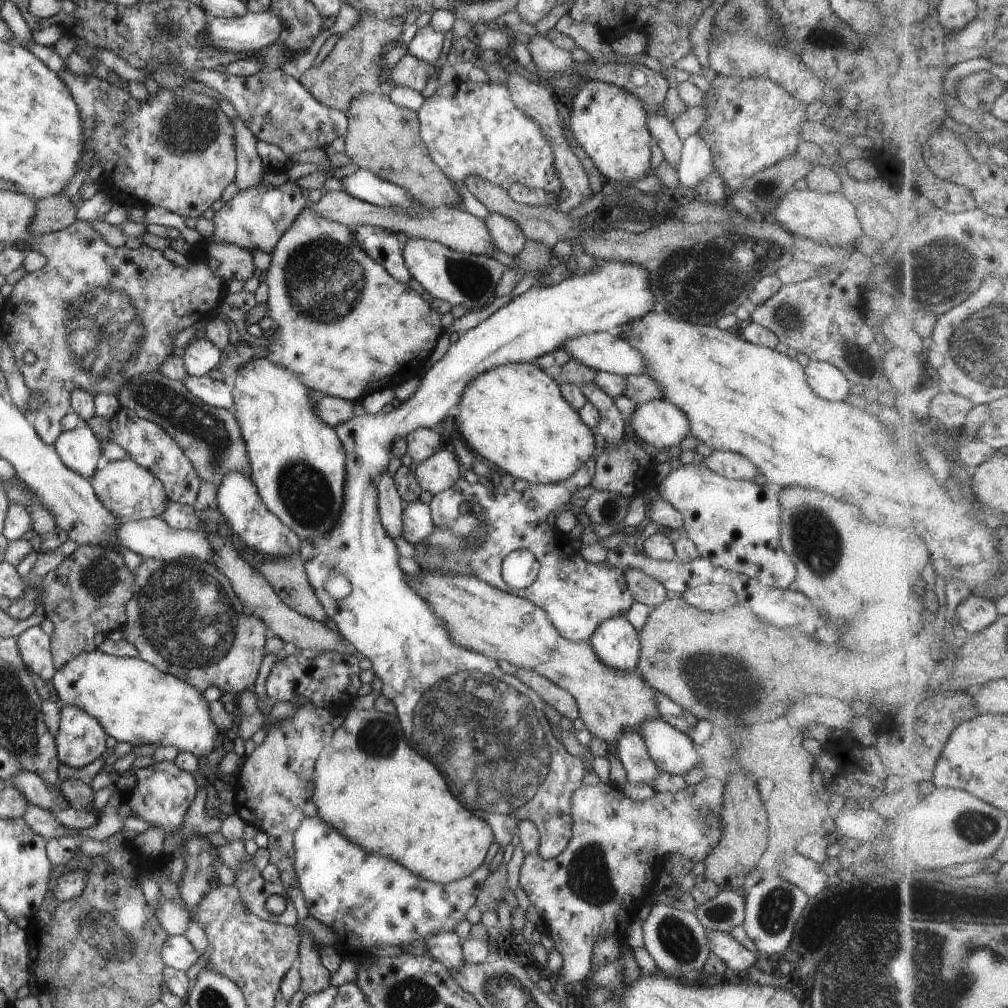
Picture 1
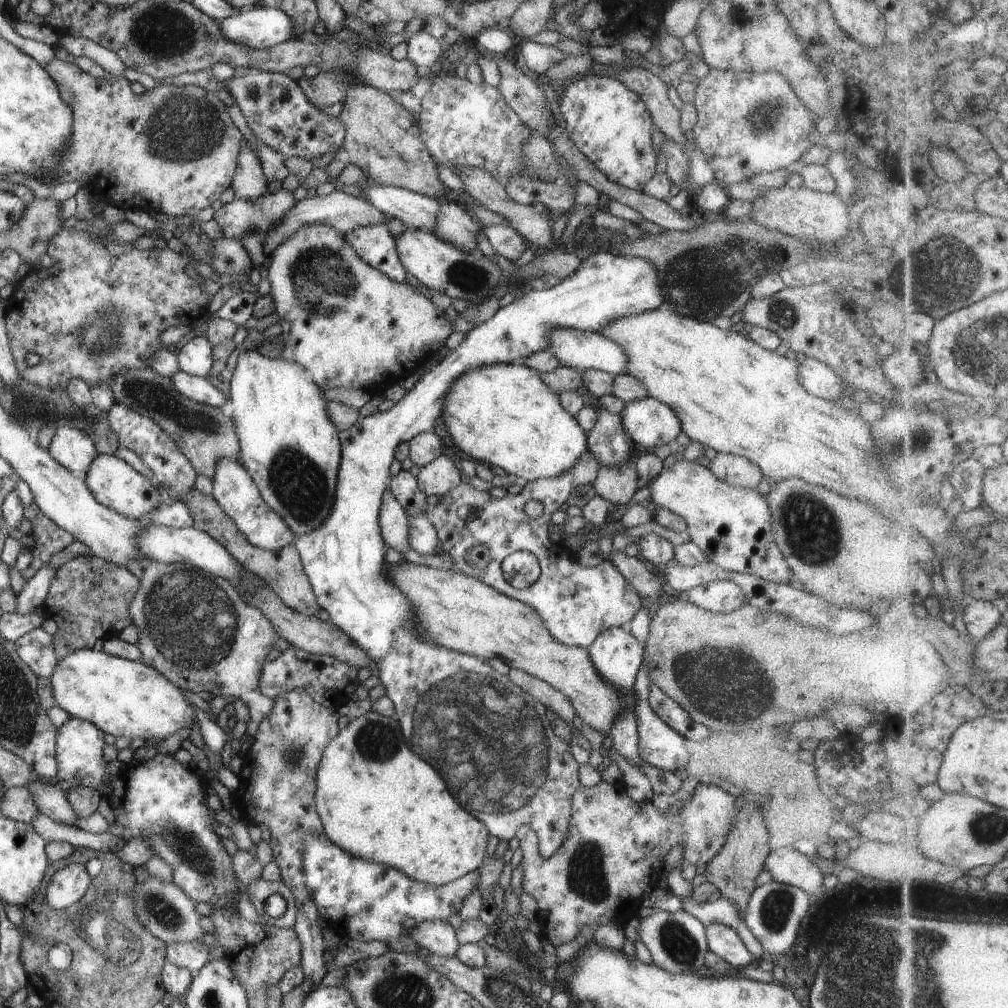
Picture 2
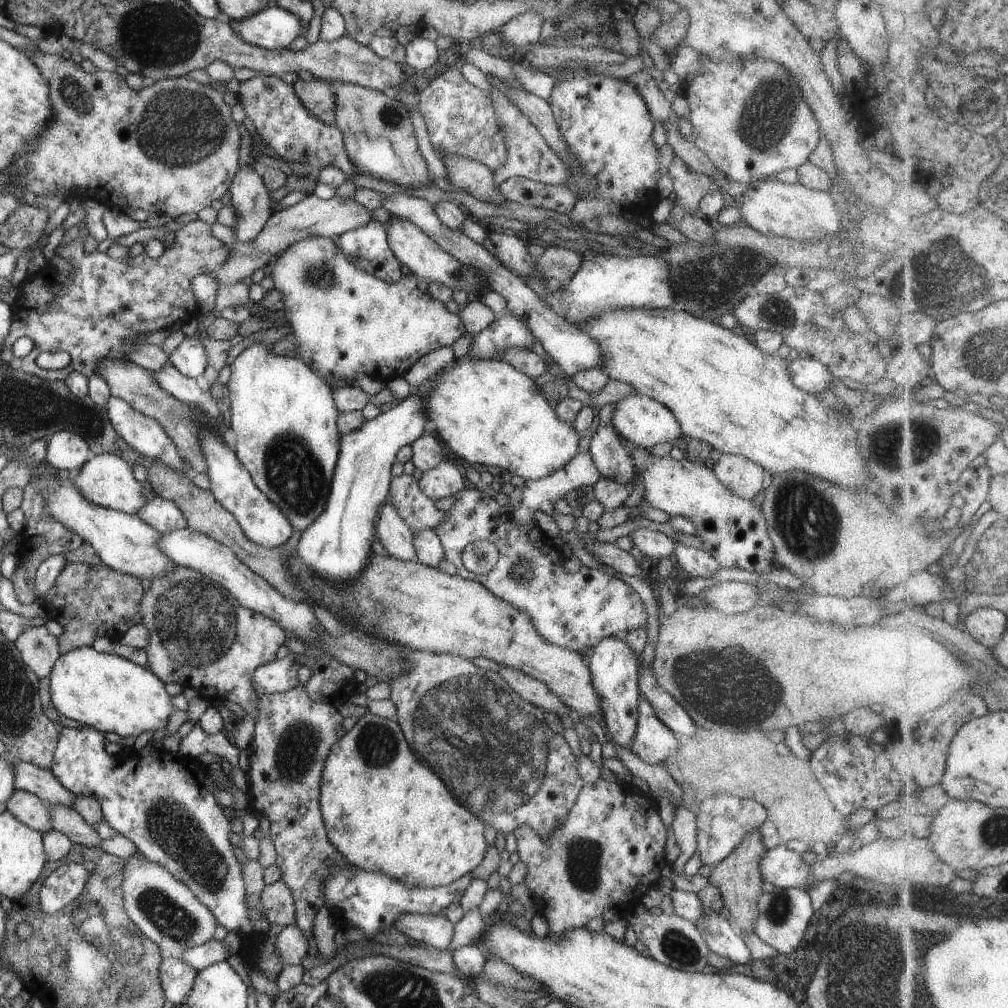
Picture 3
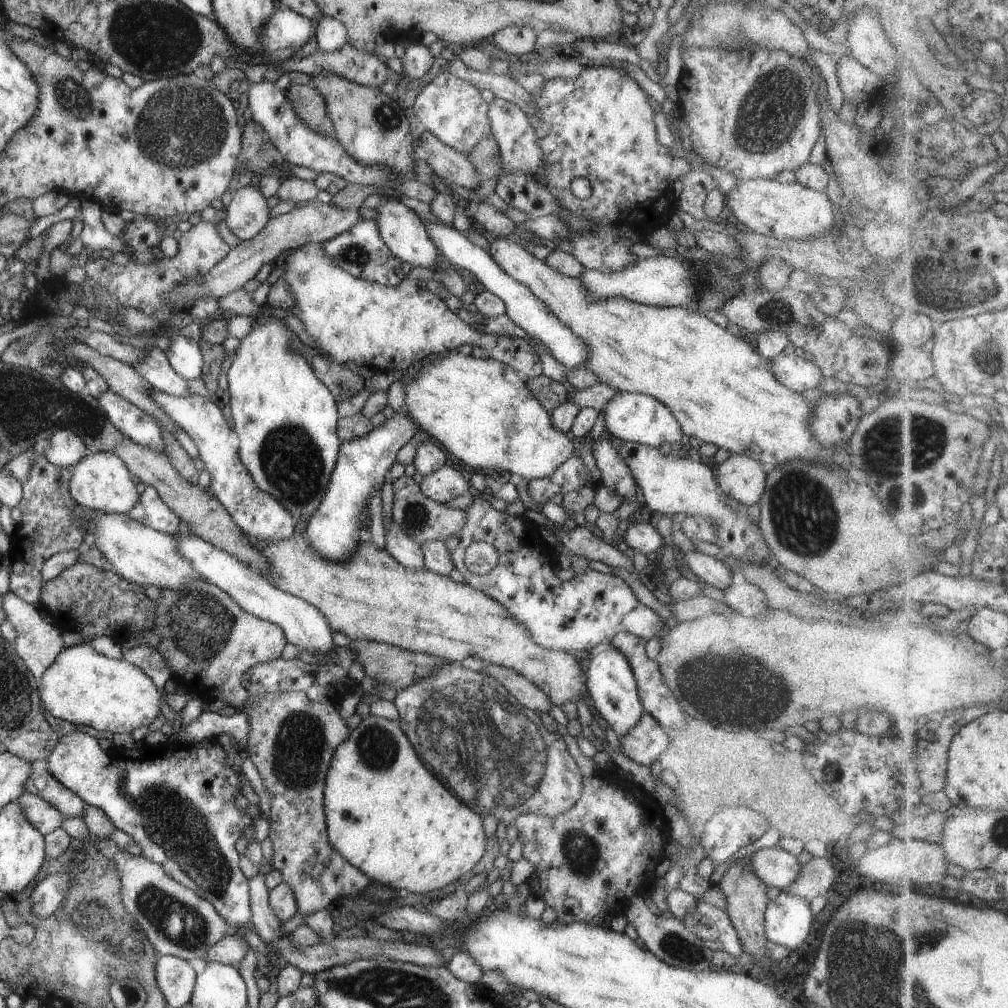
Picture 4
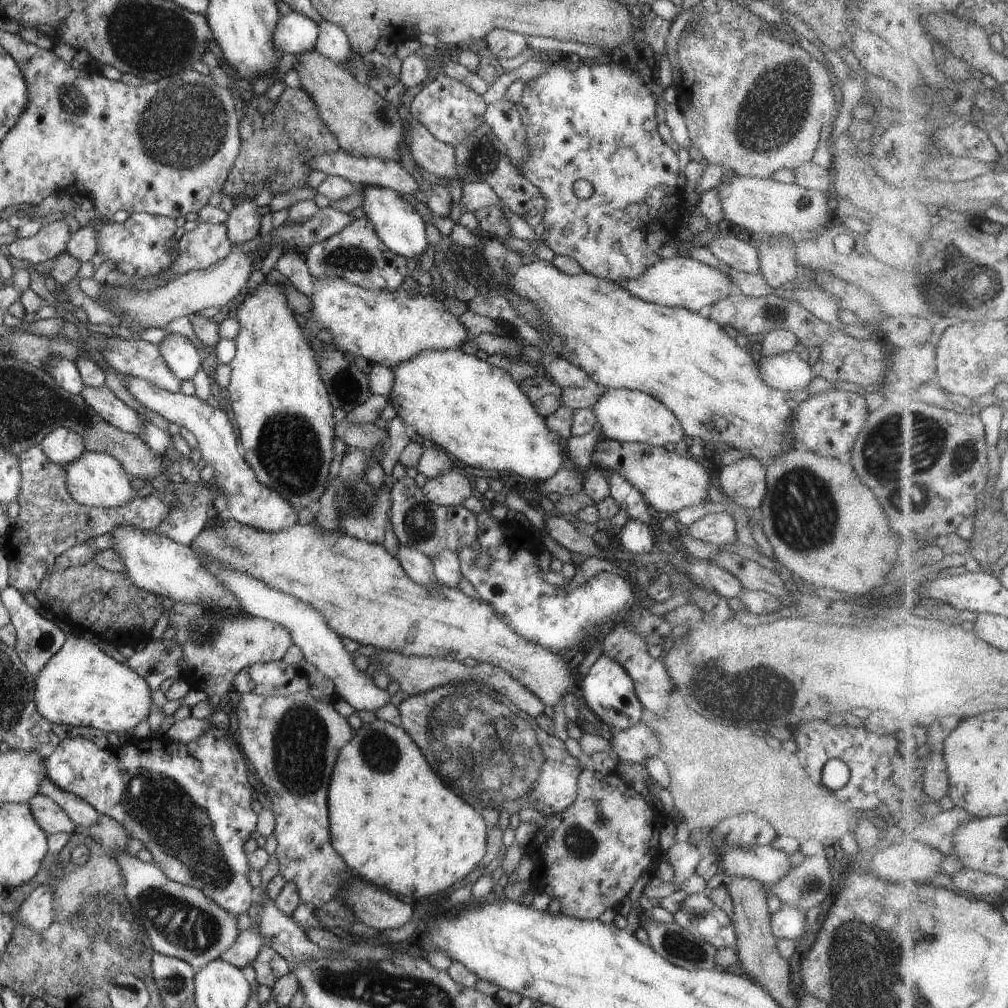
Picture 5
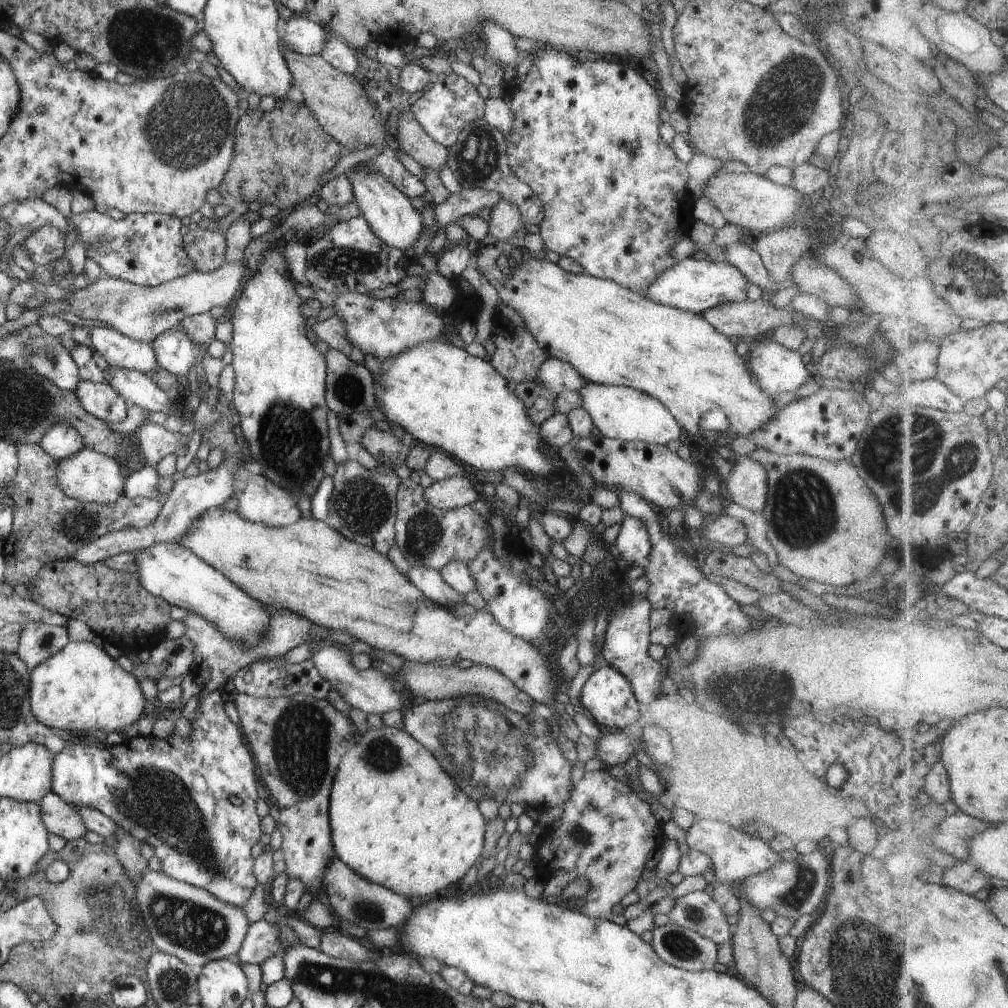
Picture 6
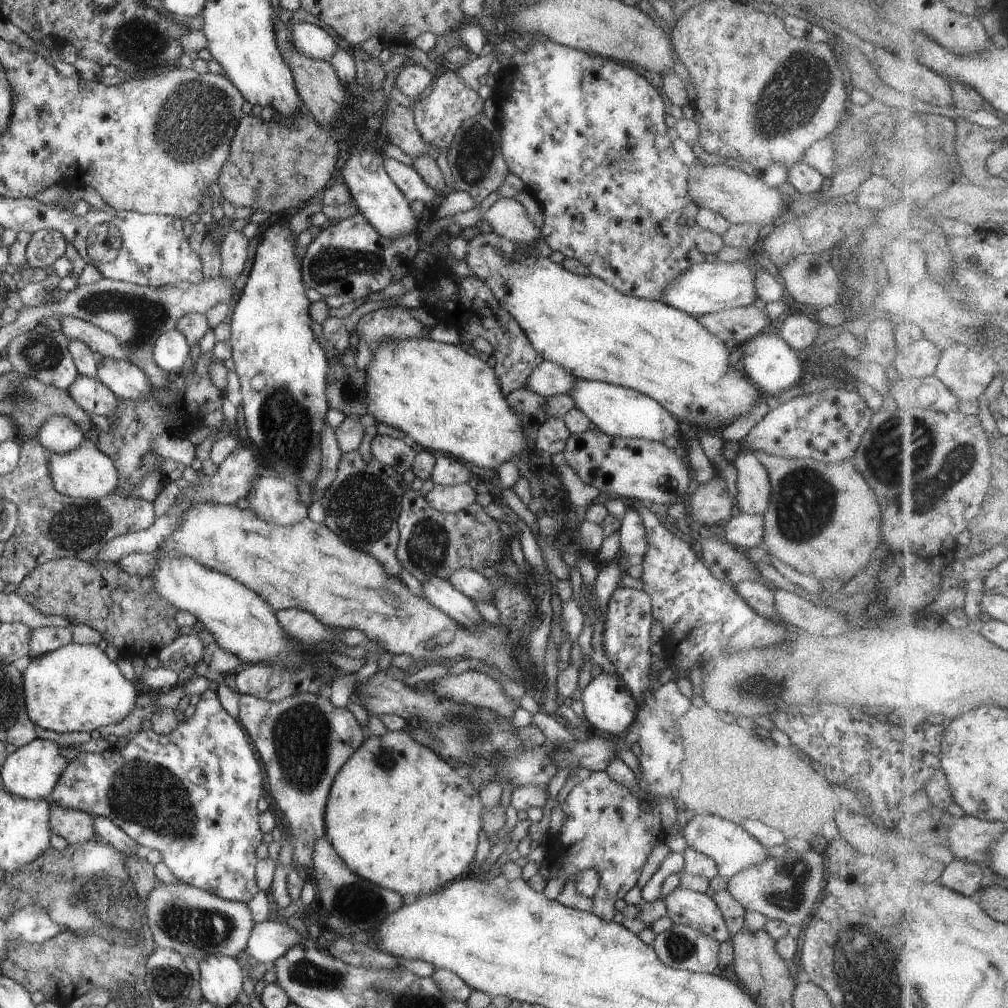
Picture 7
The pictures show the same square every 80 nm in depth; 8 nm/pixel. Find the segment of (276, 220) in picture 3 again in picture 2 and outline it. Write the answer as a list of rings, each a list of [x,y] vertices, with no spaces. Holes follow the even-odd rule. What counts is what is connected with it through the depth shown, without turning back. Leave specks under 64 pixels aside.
[[[335,189],[327,195],[314,195],[298,200],[284,214],[284,217],[281,217],[276,223],[272,224],[272,227],[266,232],[262,240],[261,248],[264,255],[271,254],[277,245],[280,245],[304,225],[325,225],[343,235],[348,230],[353,230],[357,226],[384,224],[387,218],[389,219],[389,216],[377,210],[371,203],[361,198],[354,198],[351,195],[343,193],[343,191]]]

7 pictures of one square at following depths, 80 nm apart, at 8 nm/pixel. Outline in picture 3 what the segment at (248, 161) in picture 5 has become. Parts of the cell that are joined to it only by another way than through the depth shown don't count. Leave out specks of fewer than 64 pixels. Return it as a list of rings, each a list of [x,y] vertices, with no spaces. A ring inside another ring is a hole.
[[[315,78],[310,81],[297,79],[291,86],[309,116],[316,118],[323,124],[335,127],[333,88],[328,85],[329,83],[331,82]]]

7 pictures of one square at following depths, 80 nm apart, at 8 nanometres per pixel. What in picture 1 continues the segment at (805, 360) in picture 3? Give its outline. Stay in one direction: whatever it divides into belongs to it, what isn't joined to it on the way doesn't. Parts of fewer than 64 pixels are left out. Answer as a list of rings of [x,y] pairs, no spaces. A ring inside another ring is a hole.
[[[809,361],[804,368],[804,372],[807,384],[809,384],[813,393],[822,400],[844,401],[850,392],[856,390],[856,388],[851,385],[851,382],[848,382],[847,378],[845,378],[837,368],[830,366],[828,363]]]

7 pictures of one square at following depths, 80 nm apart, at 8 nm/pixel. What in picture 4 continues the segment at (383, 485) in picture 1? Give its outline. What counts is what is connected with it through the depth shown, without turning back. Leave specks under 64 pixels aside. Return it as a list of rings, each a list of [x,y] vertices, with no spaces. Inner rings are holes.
[[[392,519],[387,526],[387,533],[384,534],[384,549],[399,564],[407,570],[418,571],[424,568],[422,550],[418,544],[412,541]]]

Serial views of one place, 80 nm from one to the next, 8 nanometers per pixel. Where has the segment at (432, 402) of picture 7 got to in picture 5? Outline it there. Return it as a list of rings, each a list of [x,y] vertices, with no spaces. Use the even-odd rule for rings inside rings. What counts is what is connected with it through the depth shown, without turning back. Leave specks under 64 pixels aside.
[[[460,347],[450,349],[425,349],[414,357],[406,358],[397,363],[397,366],[392,368],[393,381],[390,387],[390,392],[387,395],[388,404],[395,410],[395,414],[402,420],[406,426],[412,426],[415,434],[421,438],[427,439],[432,446],[441,448],[446,454],[451,454],[452,457],[457,458],[459,462],[471,468],[482,468],[483,470],[497,470],[497,472],[507,475],[510,472],[527,478],[533,482],[541,482],[553,476],[559,470],[562,464],[563,456],[561,455],[561,446],[559,446],[559,437],[547,430],[544,425],[544,418],[540,417],[536,412],[526,394],[519,388],[518,382],[515,382],[509,374],[503,372],[497,367],[491,366],[486,360],[481,360],[475,355],[463,353]]]

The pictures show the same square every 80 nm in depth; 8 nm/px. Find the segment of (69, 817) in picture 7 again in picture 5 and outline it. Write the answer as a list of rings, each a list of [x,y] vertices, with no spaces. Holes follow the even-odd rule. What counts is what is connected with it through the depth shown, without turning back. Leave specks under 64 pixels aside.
[[[37,793],[28,800],[27,804],[34,821],[45,834],[75,833],[76,824],[52,798]]]

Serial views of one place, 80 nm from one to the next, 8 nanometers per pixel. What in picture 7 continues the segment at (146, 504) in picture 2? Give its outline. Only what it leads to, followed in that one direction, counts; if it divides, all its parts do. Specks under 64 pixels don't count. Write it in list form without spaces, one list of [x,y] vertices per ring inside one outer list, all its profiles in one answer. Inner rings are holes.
[[[86,443],[65,454],[50,453],[49,474],[51,474],[52,488],[55,492],[87,501],[96,501],[113,493],[118,480],[113,462],[103,452]]]

